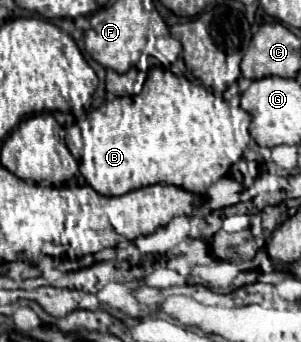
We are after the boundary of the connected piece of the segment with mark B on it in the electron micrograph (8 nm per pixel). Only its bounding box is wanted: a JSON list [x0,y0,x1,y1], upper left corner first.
[65,67,251,195]

